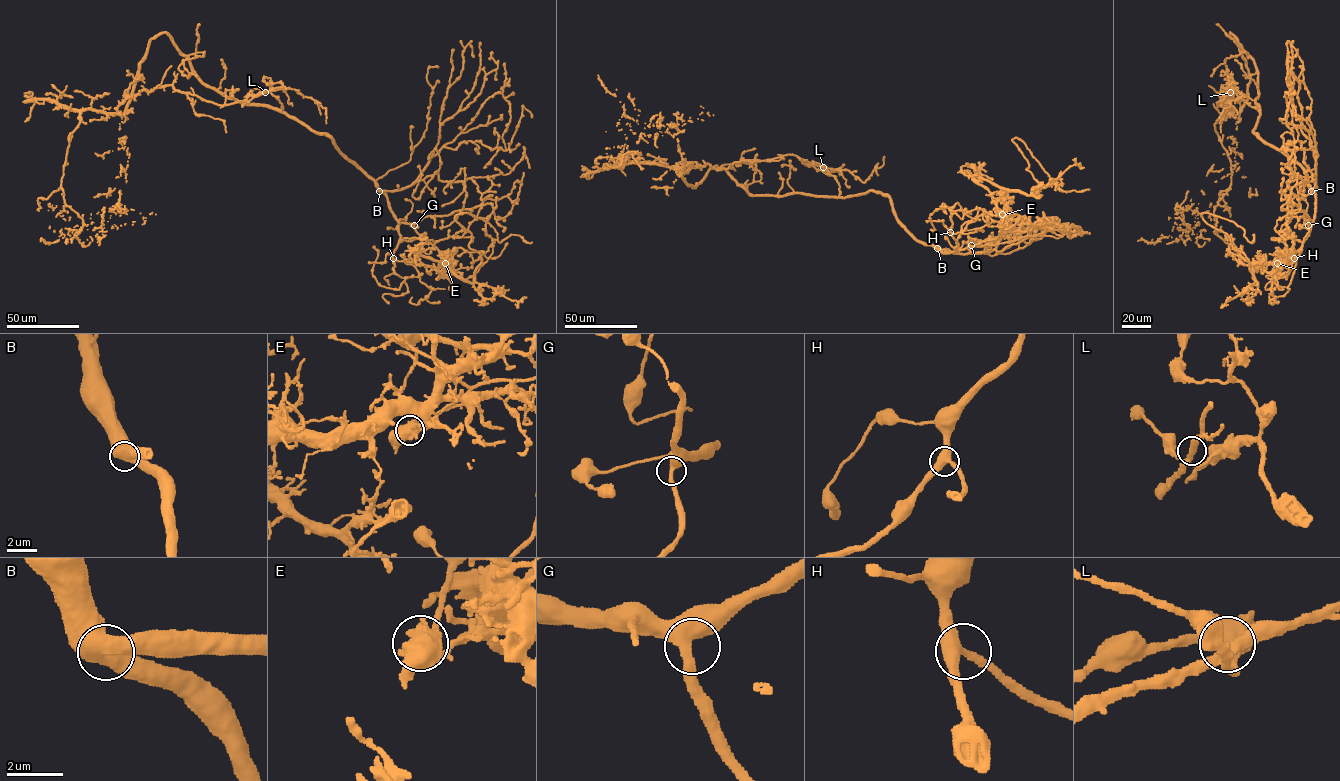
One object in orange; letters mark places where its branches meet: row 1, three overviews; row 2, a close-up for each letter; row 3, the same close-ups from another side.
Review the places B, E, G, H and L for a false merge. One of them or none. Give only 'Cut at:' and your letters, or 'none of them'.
Cut at: E

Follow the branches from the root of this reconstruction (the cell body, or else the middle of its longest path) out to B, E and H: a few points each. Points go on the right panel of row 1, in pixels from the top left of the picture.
B: (1259, 113), (1253, 131), (1302, 168), (1311, 191)
E: (1259, 113), (1253, 131), (1302, 168), (1315, 198), (1315, 217), (1308, 225), (1301, 250), (1277, 263)
H: (1259, 113), (1253, 131), (1302, 168), (1307, 185), (1314, 194), (1315, 217), (1309, 234), (1294, 258)

